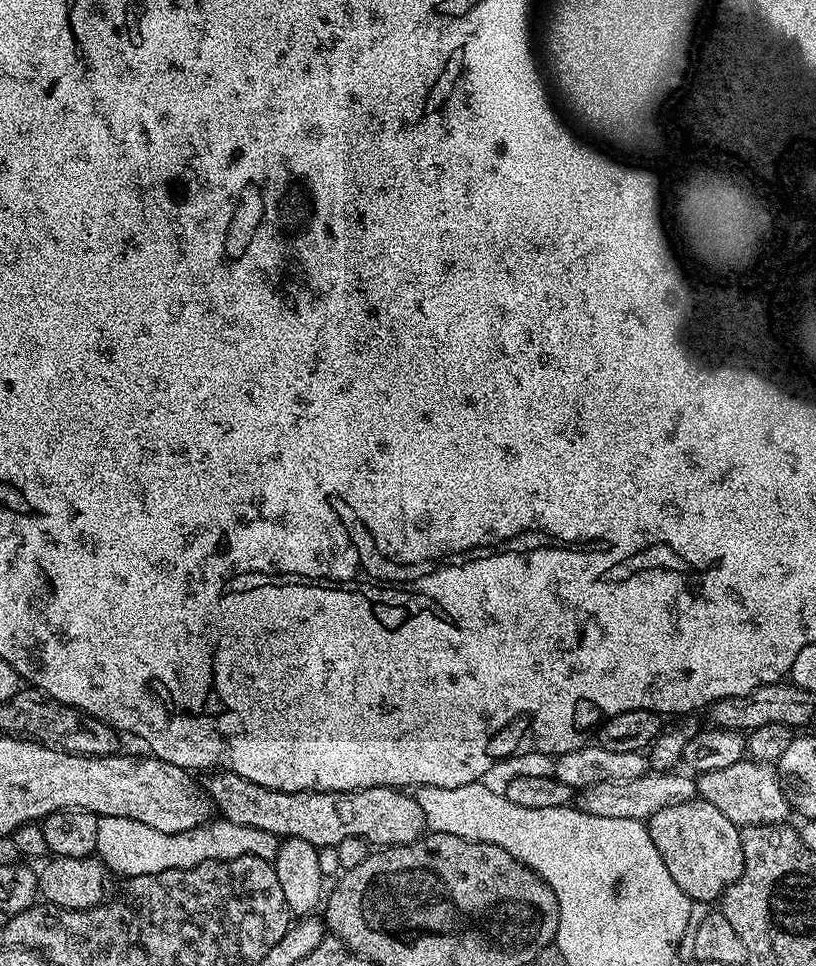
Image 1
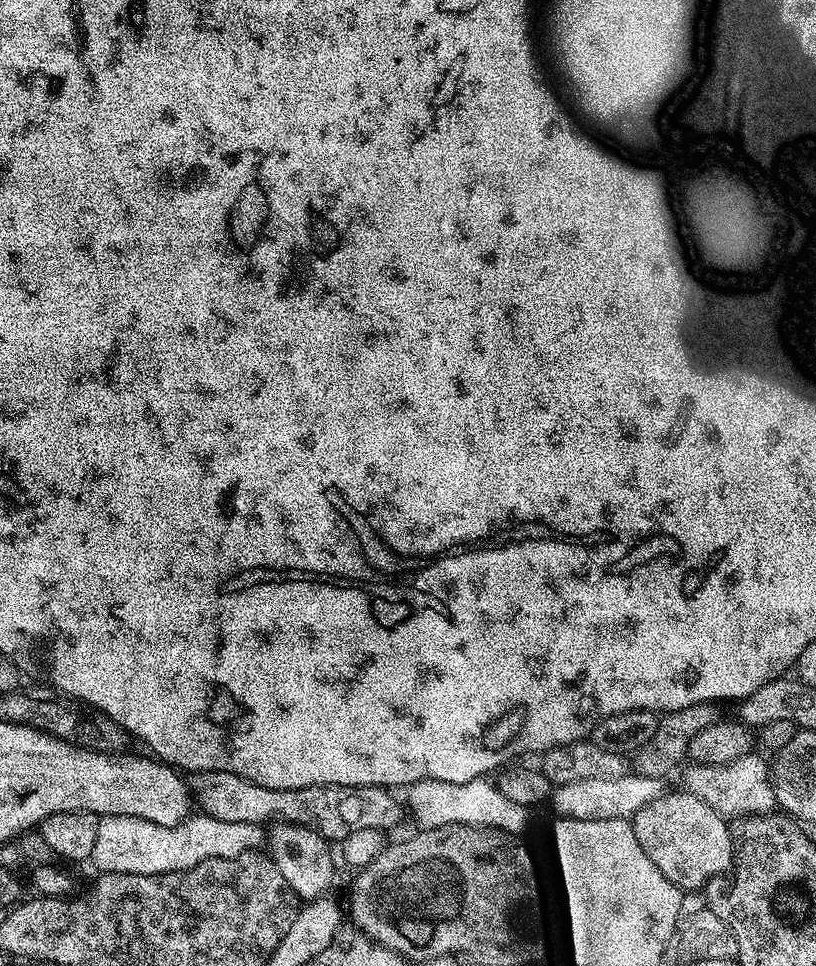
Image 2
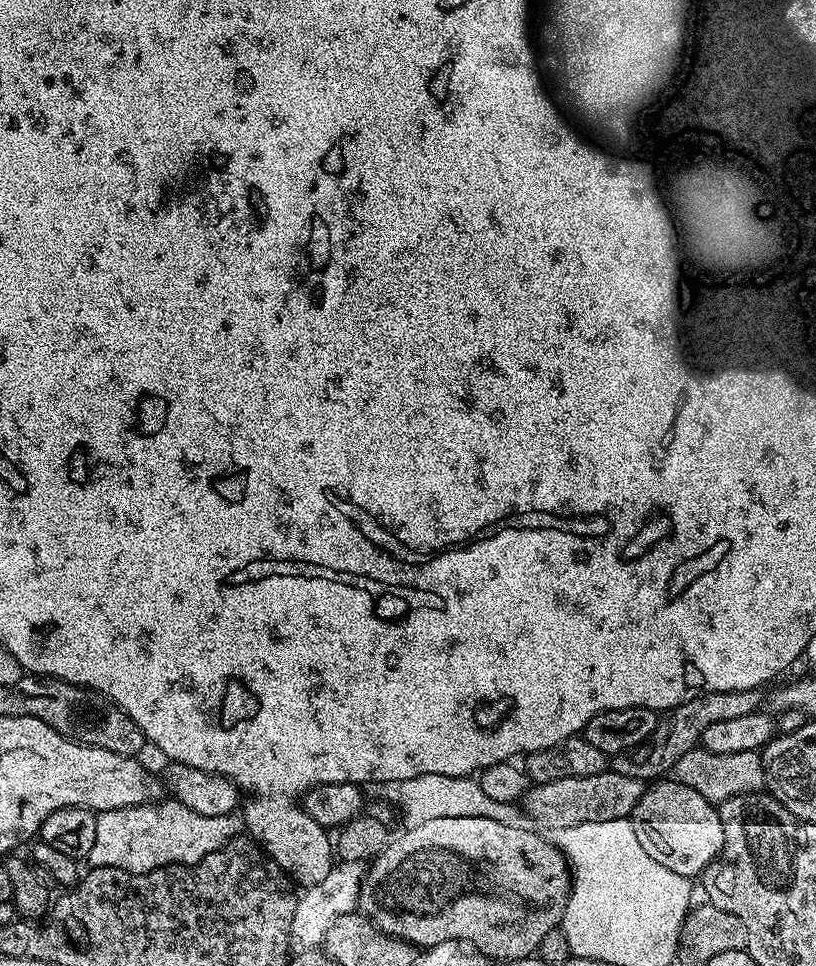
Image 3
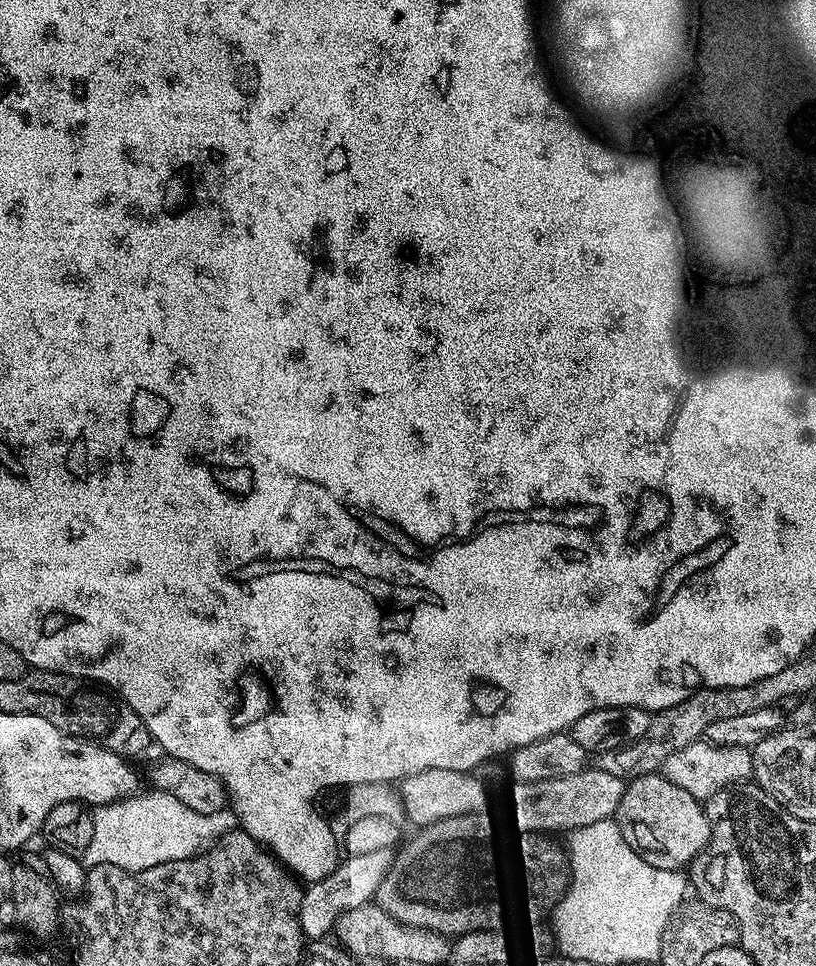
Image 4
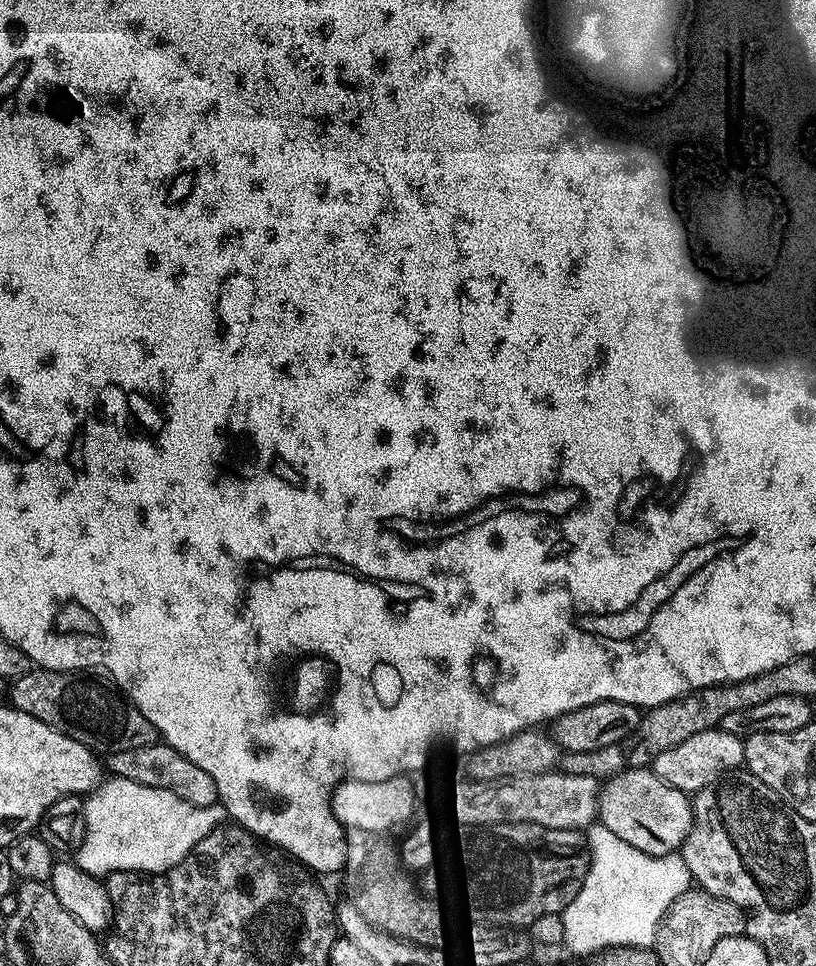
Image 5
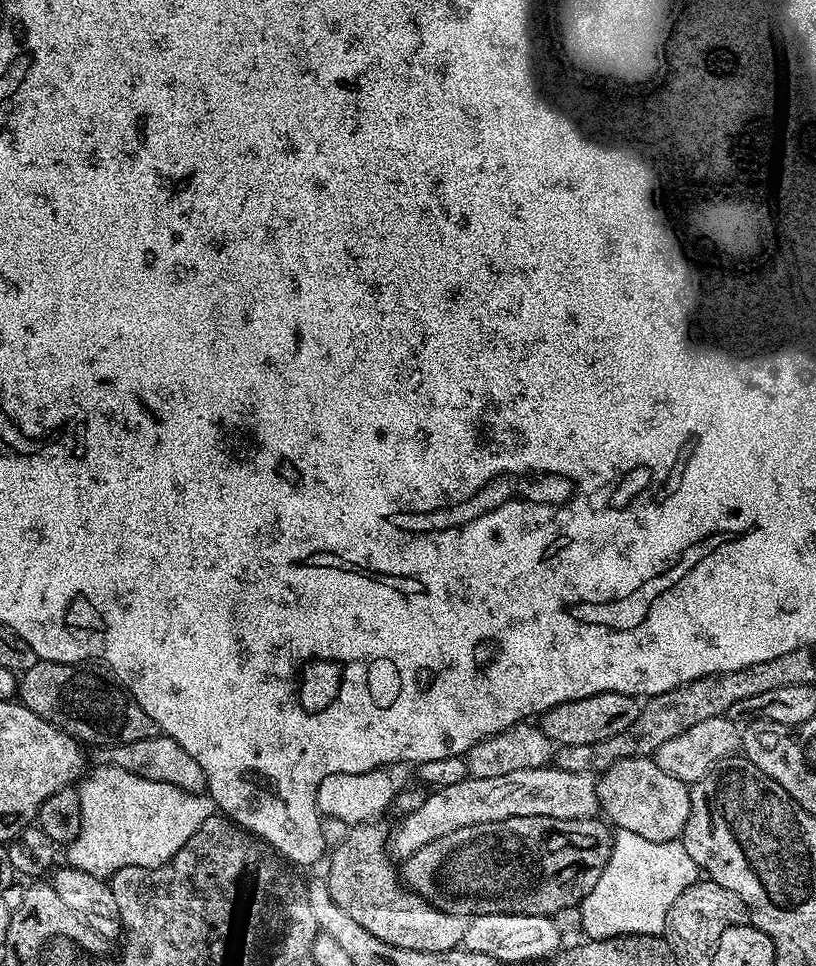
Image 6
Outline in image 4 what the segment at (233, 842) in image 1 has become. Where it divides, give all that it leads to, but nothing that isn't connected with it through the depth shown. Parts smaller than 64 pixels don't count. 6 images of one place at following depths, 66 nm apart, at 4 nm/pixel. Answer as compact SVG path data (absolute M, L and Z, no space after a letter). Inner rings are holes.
M147 791L115 800L112 804L99 805L92 812L94 838L90 838L86 853L89 865L109 864L122 866L128 872L141 872L162 862L174 862L195 856L213 838L237 827L236 813L231 810L198 814L198 810L182 806L182 802L178 802L178 798L170 794Z

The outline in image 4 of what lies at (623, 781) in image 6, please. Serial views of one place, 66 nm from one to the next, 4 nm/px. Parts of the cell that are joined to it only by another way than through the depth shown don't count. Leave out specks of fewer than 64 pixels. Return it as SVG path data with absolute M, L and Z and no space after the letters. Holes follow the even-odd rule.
M662 774L638 776L627 781L620 794L618 820L634 841L637 849L645 853L661 852L668 864L682 866L707 849L712 839L712 826L705 805L694 799L682 786L674 786Z

